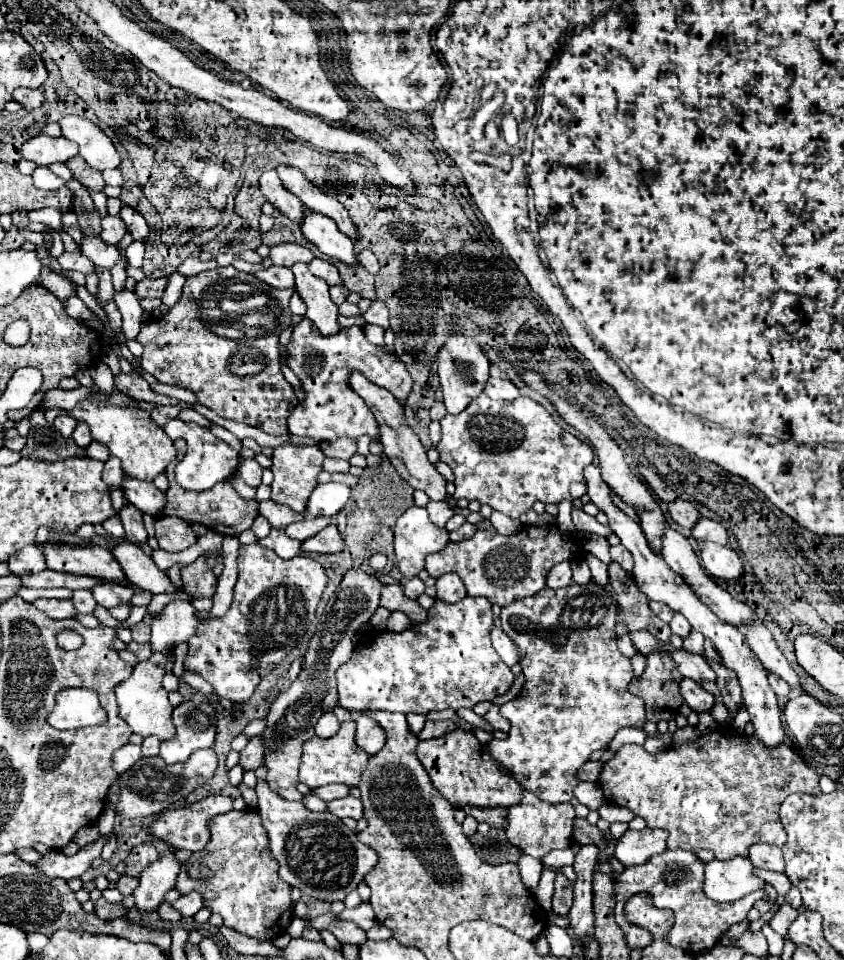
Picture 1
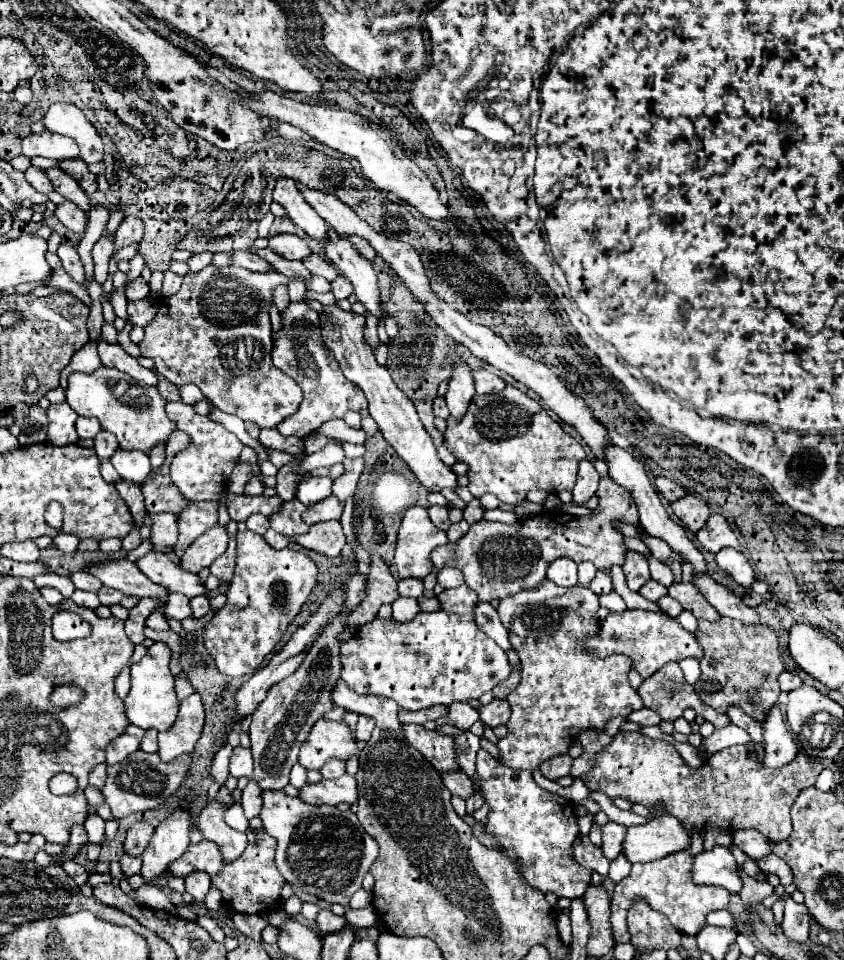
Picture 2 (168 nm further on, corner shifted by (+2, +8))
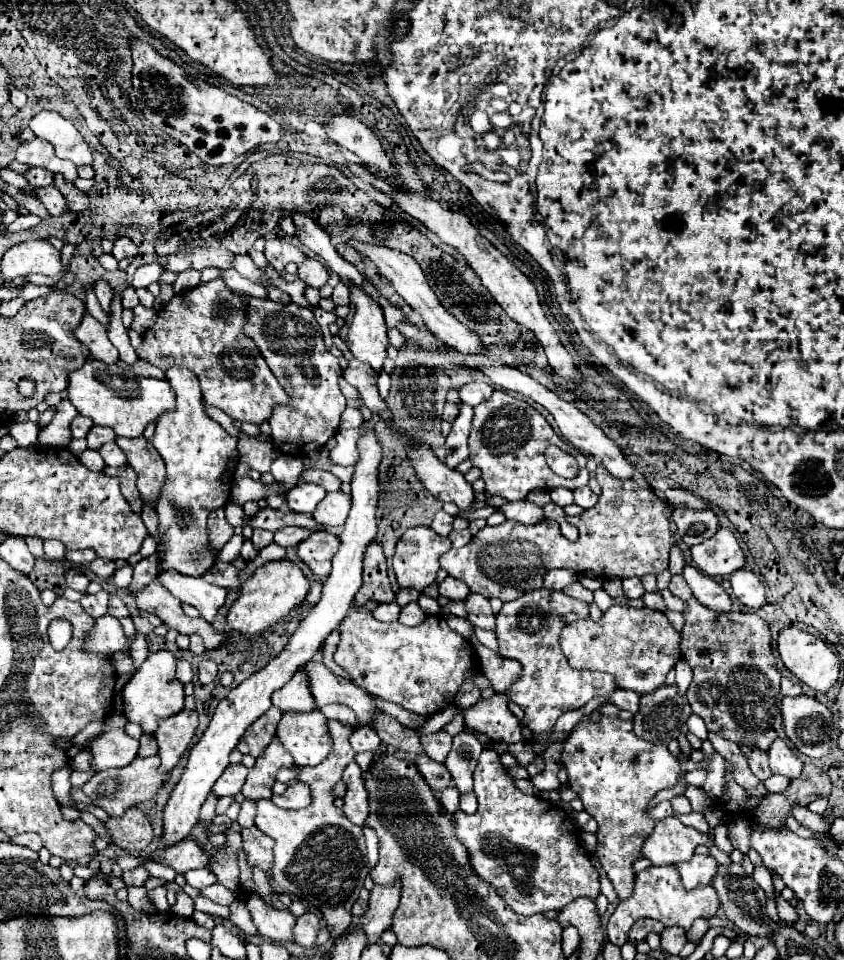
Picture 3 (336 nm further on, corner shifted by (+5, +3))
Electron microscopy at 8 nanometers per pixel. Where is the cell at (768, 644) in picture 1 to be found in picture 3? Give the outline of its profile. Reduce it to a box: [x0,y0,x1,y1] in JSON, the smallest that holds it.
[681,565,733,613]

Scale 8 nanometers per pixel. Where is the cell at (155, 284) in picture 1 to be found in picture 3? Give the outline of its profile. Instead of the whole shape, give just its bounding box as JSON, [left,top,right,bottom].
[121,287,139,309]

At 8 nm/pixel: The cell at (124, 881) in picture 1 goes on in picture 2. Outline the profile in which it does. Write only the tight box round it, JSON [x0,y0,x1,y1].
[120,856,140,878]

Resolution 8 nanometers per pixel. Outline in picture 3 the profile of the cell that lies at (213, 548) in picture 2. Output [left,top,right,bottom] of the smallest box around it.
[209,507,233,549]

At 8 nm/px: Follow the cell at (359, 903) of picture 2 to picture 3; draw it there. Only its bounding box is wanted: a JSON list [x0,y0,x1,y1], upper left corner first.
[353,889,369,917]

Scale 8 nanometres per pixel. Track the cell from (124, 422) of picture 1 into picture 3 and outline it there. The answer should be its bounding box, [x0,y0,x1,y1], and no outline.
[67,361,173,437]

